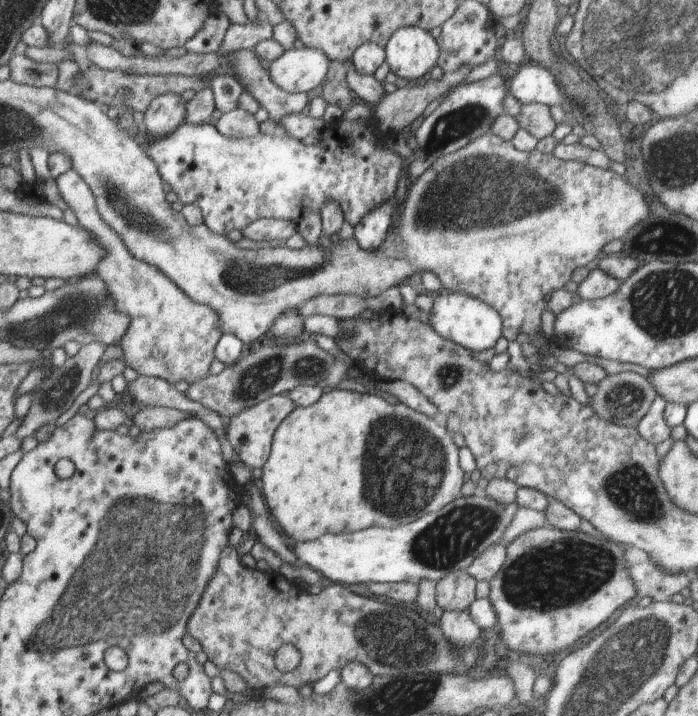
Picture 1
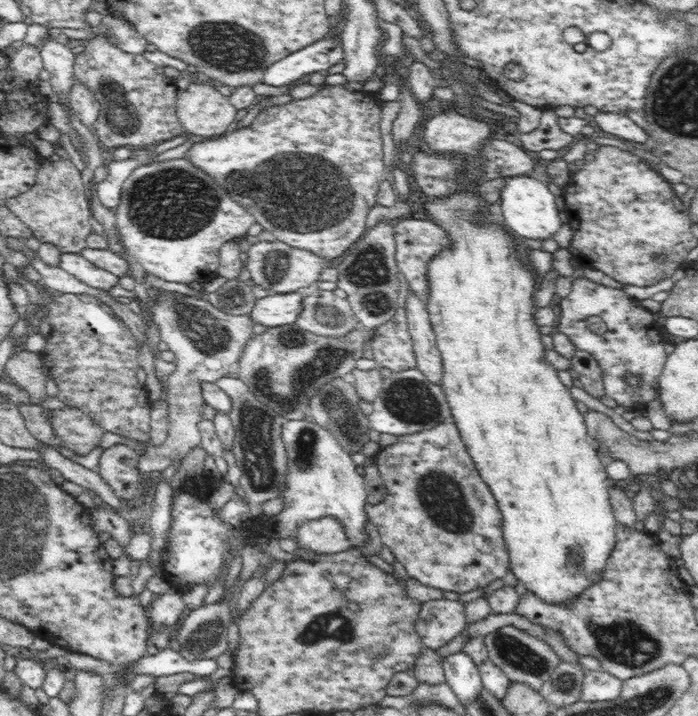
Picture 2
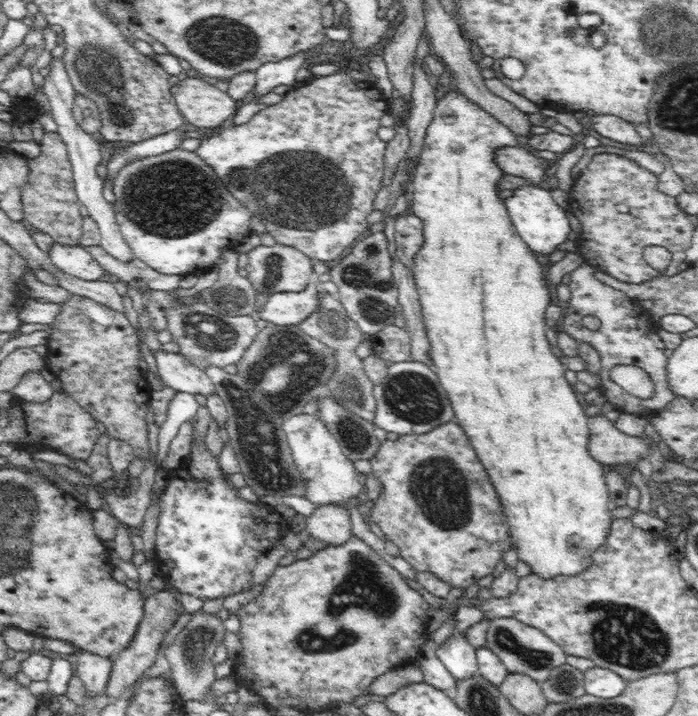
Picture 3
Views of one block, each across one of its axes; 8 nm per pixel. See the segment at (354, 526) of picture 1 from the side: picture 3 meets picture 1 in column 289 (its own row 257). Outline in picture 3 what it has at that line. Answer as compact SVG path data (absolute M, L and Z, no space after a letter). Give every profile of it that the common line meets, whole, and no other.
M457 89L449 90L444 97L436 100L434 118L427 128L421 158L408 185L409 194L412 195L414 215L418 216L424 223L424 230L422 230L424 231L424 244L420 246L418 254L414 256L412 273L420 299L420 311L424 315L424 327L426 327L428 343L431 346L431 358L434 367L432 370L438 376L440 385L444 388L450 402L452 402L456 422L460 424L464 433L470 438L480 462L486 468L492 486L494 486L498 497L500 497L500 503L502 503L502 509L509 526L510 543L516 548L517 558L520 562L528 564L531 572L536 576L544 580L550 580L550 578L556 578L556 576L578 576L580 572L584 572L584 570L588 570L592 566L590 556L608 538L608 532L610 532L610 526L613 523L612 514L610 513L613 506L605 479L607 467L594 459L588 452L588 440L590 439L589 417L585 414L585 403L574 389L574 386L568 383L565 378L566 368L560 363L559 358L552 354L552 346L546 339L548 326L545 321L545 310L553 301L553 289L545 279L542 264L538 262L533 250L518 234L516 227L510 220L508 211L505 209L504 201L498 197L500 188L497 188L497 184L506 174L496 164L496 150L507 146L518 146L516 138L517 135L507 126L504 126L497 118L488 114L481 106L466 98Z

